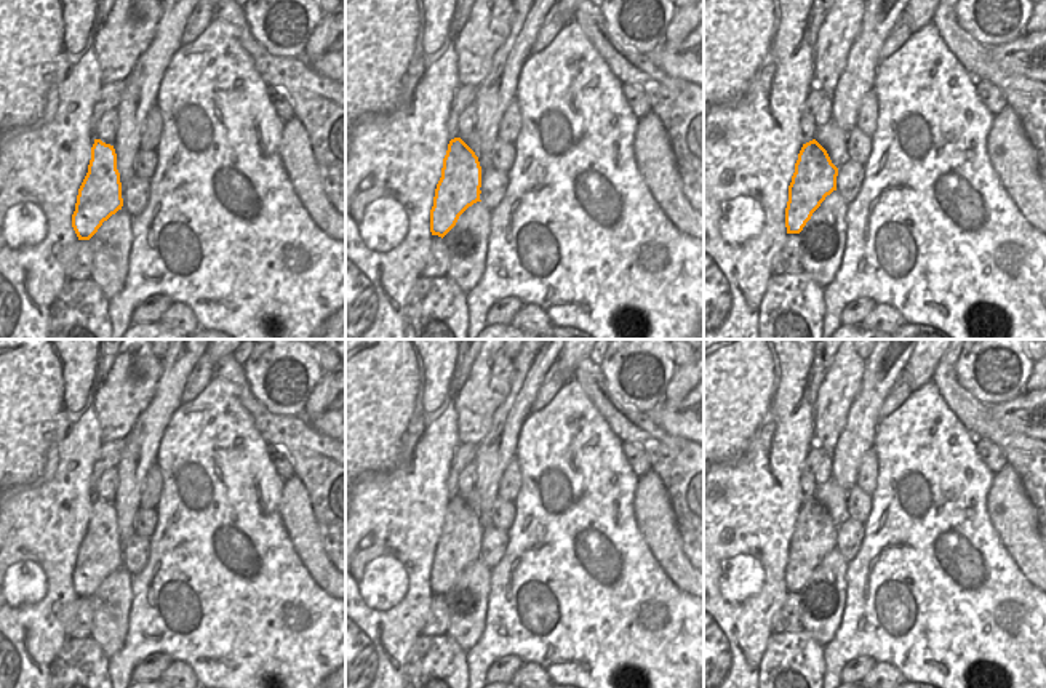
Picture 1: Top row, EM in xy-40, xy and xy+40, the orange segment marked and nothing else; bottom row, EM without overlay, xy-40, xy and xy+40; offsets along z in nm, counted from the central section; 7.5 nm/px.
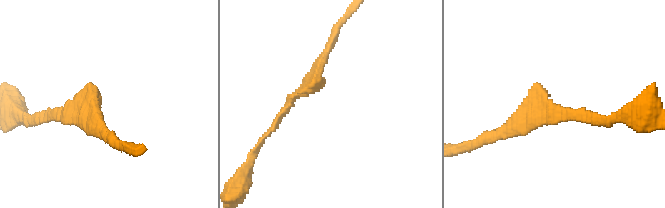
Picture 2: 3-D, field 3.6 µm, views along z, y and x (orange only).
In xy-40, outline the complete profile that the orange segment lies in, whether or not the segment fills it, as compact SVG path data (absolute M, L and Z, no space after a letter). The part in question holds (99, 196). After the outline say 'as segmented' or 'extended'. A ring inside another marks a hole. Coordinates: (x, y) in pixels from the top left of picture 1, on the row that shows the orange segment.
M94 139L88 173L78 189L72 227L78 240L90 240L123 206L114 146Z | as segmented

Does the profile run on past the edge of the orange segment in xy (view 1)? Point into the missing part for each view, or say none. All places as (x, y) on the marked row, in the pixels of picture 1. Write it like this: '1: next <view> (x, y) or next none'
1: next none

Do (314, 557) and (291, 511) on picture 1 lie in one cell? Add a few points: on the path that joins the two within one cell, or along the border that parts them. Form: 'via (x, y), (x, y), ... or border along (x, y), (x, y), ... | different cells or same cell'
via (309, 546), (299, 522) | same cell

